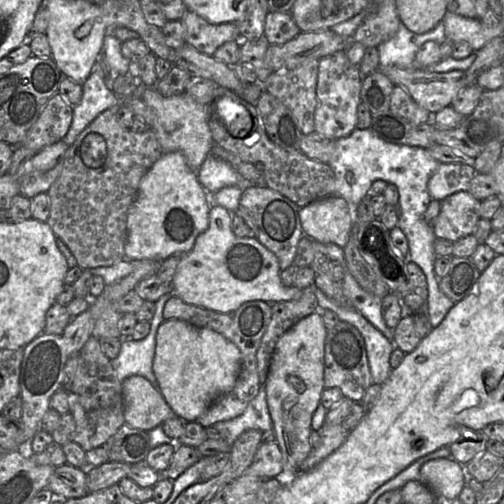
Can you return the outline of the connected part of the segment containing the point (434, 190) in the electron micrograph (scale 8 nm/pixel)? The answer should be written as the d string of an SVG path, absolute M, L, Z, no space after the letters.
M440 163L428 182L433 200L442 201L457 192L469 192L476 171L473 166L460 163Z

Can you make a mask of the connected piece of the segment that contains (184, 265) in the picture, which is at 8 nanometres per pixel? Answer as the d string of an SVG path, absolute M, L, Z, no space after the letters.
M217 204L211 205L208 228L196 238L191 249L181 256L172 280L175 295L188 304L219 313L233 312L248 301L262 300L273 304L295 299L299 288L285 286L281 282L279 260L275 254L263 246L256 237L235 236L231 229L231 217L234 212Z

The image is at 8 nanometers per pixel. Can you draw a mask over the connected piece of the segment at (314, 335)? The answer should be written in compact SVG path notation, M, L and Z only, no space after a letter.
M312 313L286 331L277 341L268 371L265 384L267 392L267 404L273 422L274 440L278 444L285 468L286 483L291 477L299 472L303 461L310 454L312 447L310 444L310 434L312 432L312 416L320 403L324 386L324 350L327 330L319 313Z

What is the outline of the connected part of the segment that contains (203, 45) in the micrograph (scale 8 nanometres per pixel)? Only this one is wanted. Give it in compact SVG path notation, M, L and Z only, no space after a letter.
M192 10L180 19L186 43L211 56L225 42L240 40L237 23L212 24Z

